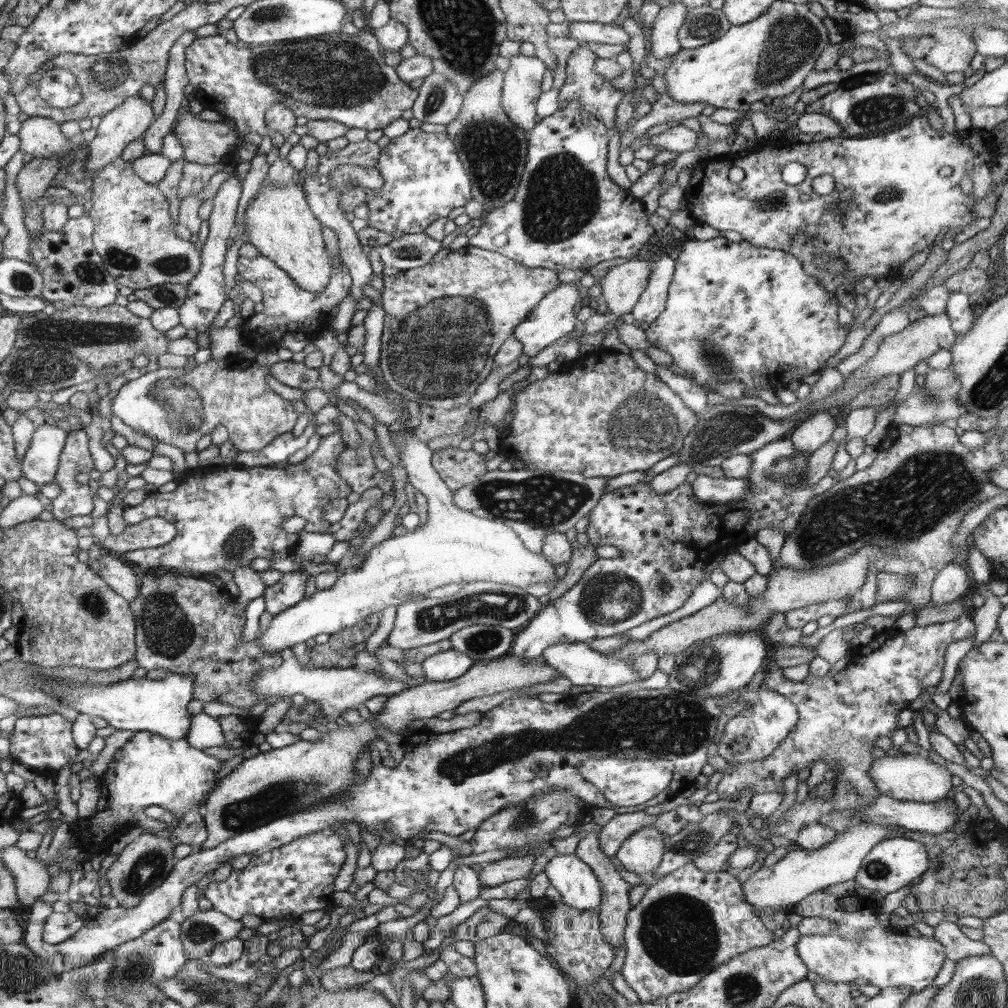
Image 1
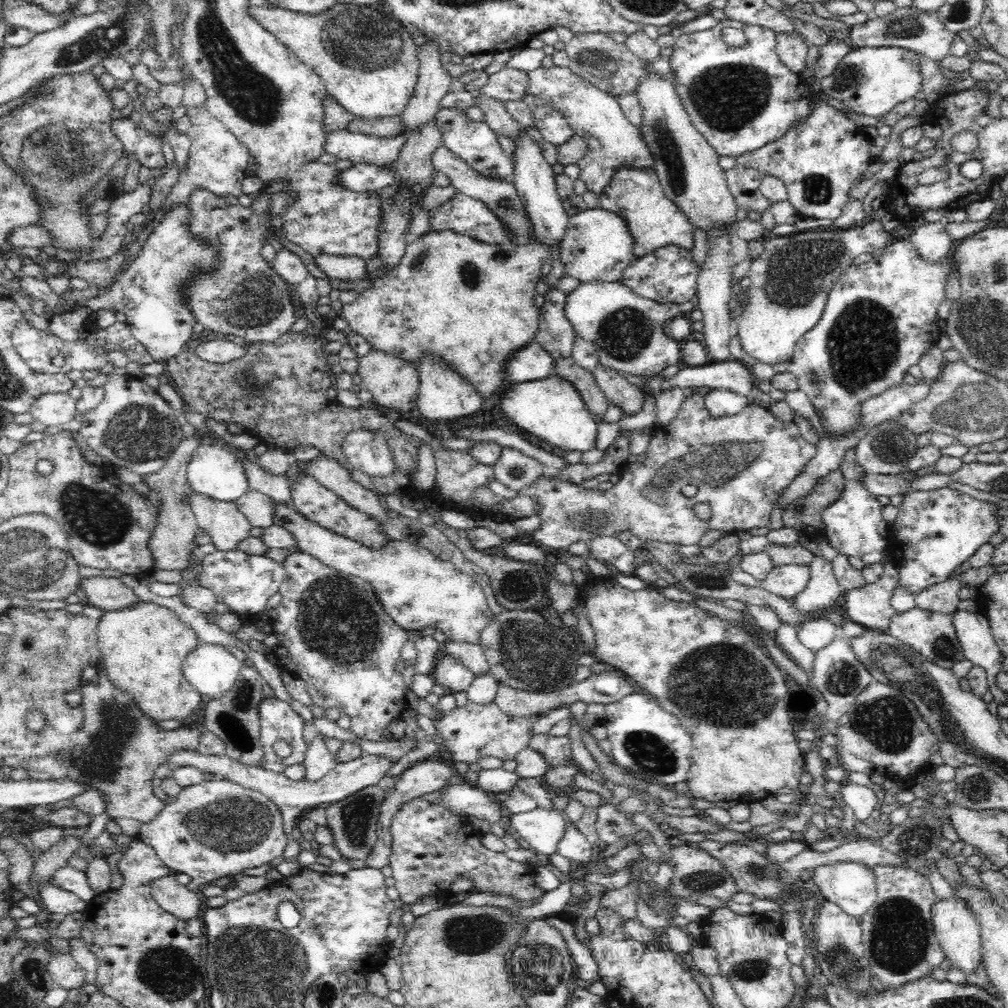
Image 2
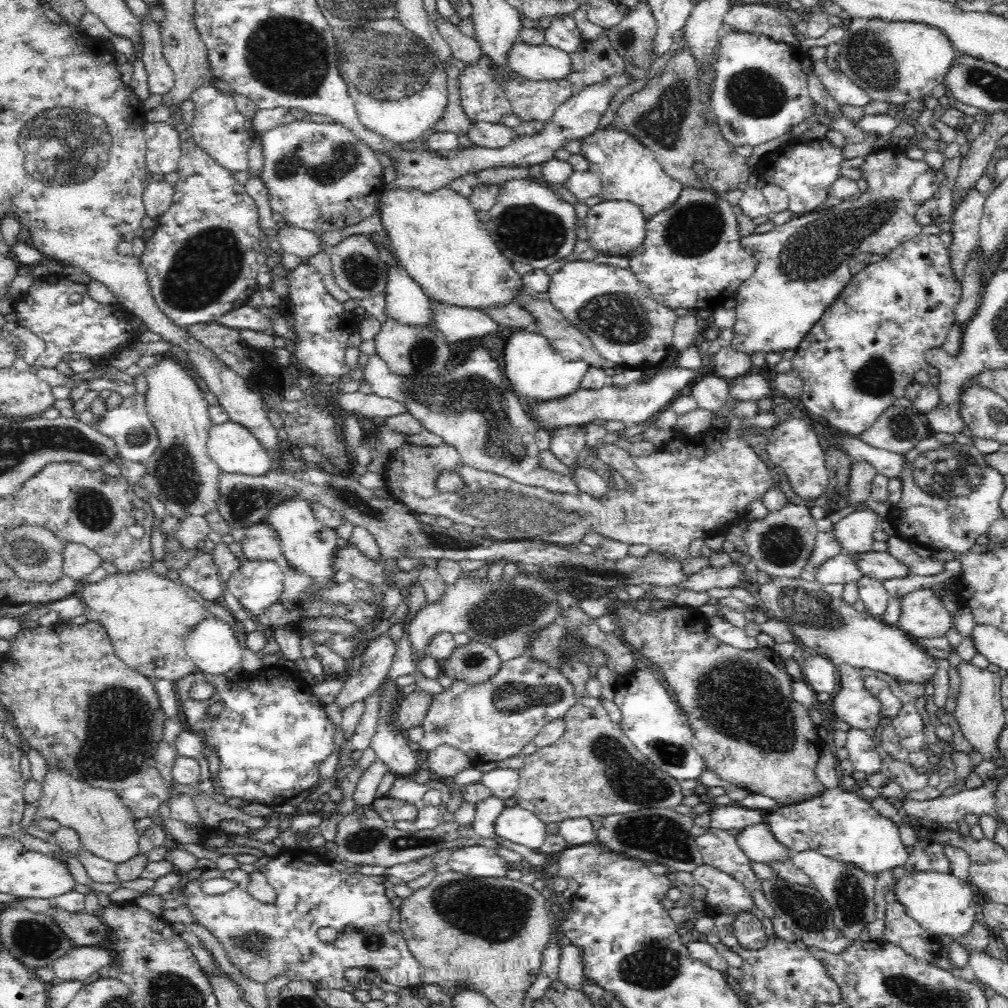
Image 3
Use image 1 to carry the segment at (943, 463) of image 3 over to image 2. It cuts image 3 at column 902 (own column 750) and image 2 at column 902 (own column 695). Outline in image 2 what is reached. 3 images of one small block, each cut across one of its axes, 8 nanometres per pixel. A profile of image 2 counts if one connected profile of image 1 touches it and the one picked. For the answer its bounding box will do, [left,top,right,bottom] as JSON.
[890,488,1002,596]

